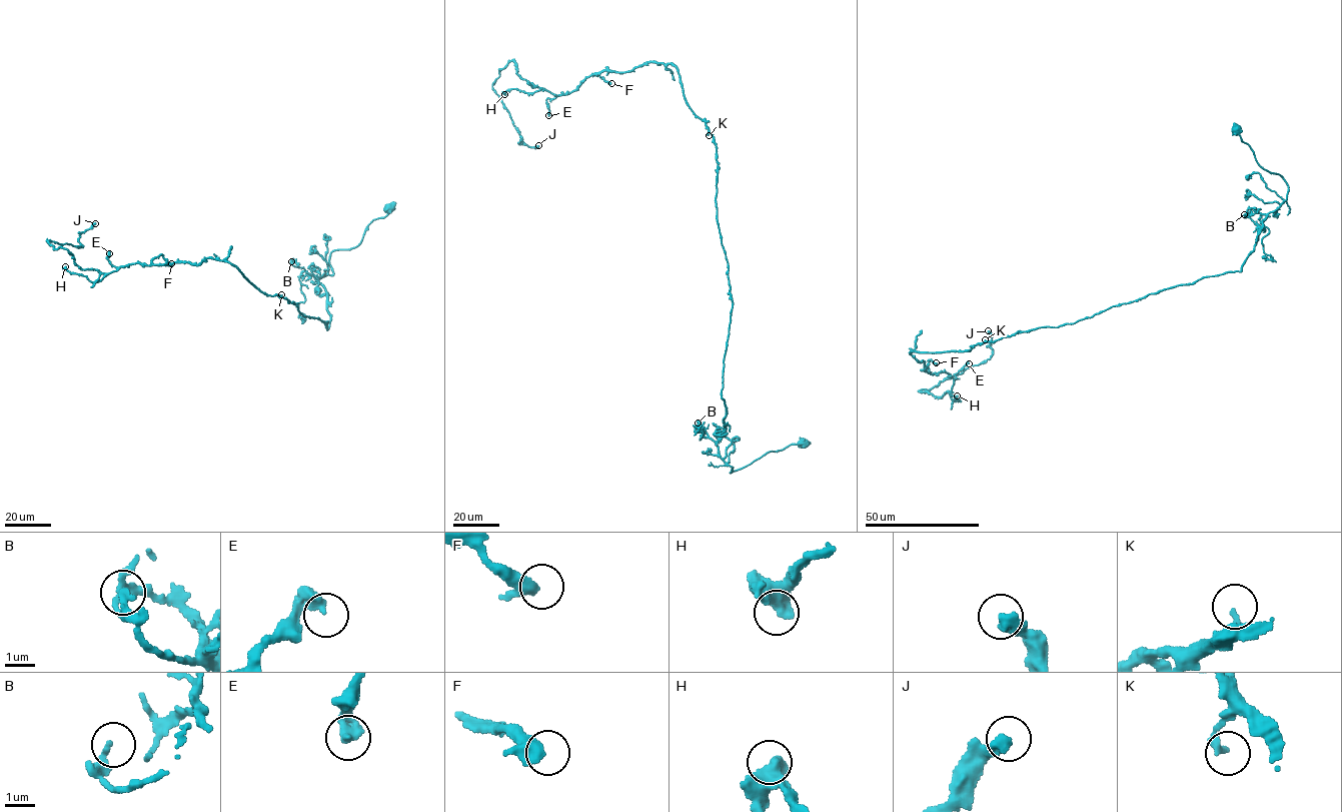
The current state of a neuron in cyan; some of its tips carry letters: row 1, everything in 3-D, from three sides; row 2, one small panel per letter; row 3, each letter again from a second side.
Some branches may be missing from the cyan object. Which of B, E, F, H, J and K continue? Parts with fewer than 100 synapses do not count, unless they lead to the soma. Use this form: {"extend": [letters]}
{"extend": []}

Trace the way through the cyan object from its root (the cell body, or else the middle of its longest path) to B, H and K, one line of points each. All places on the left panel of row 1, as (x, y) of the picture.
B: (388, 208), (384, 216), (373, 219), (358, 245), (332, 251), (329, 259), (332, 274), (315, 277), (291, 261)
H: (388, 208), (315, 277), (327, 329), (219, 259), (90, 281), (65, 266)
K: (388, 208), (358, 245), (332, 251), (332, 274), (315, 277), (328, 328), (281, 294)

